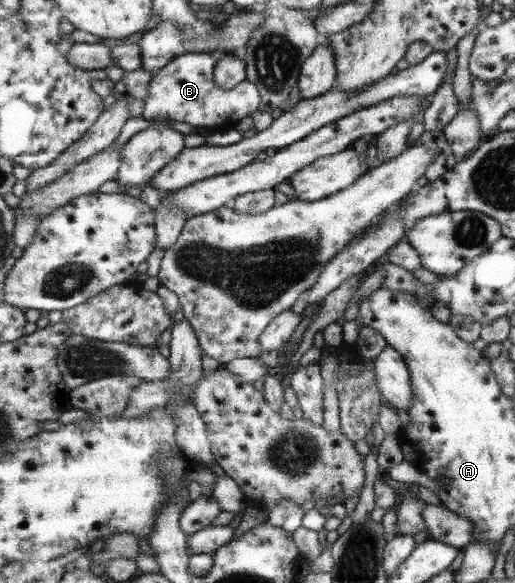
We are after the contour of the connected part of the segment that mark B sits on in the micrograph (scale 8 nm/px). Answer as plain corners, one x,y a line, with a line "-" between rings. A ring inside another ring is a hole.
183,53
176,56
152,75
141,116
149,121
180,121
194,128
233,130
241,119
259,110
261,94
249,80
242,81
231,89
219,87
215,75
217,62
218,59
210,53

